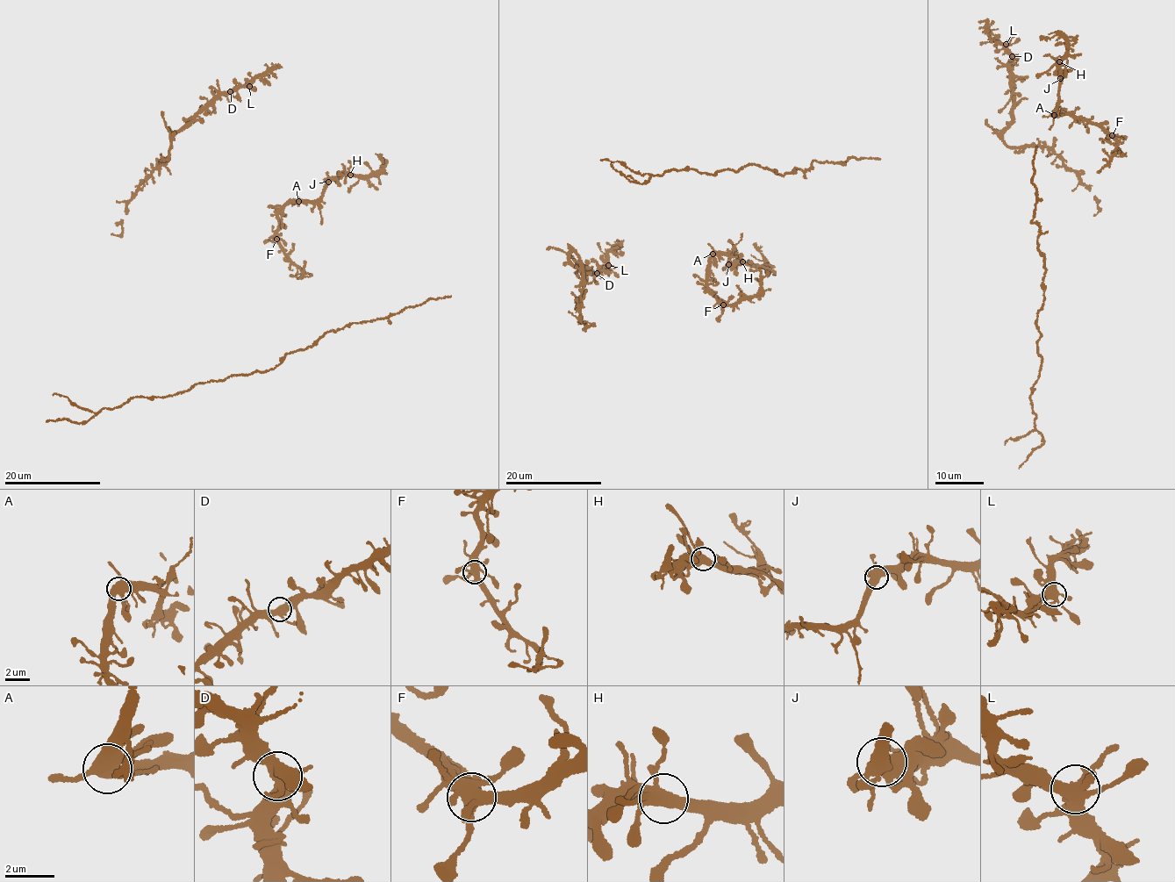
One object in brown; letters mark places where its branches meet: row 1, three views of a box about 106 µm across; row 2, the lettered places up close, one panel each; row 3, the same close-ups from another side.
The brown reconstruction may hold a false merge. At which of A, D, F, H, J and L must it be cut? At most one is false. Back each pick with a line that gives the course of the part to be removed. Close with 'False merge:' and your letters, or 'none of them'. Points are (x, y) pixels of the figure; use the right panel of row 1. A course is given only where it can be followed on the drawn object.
False merge: none of them

